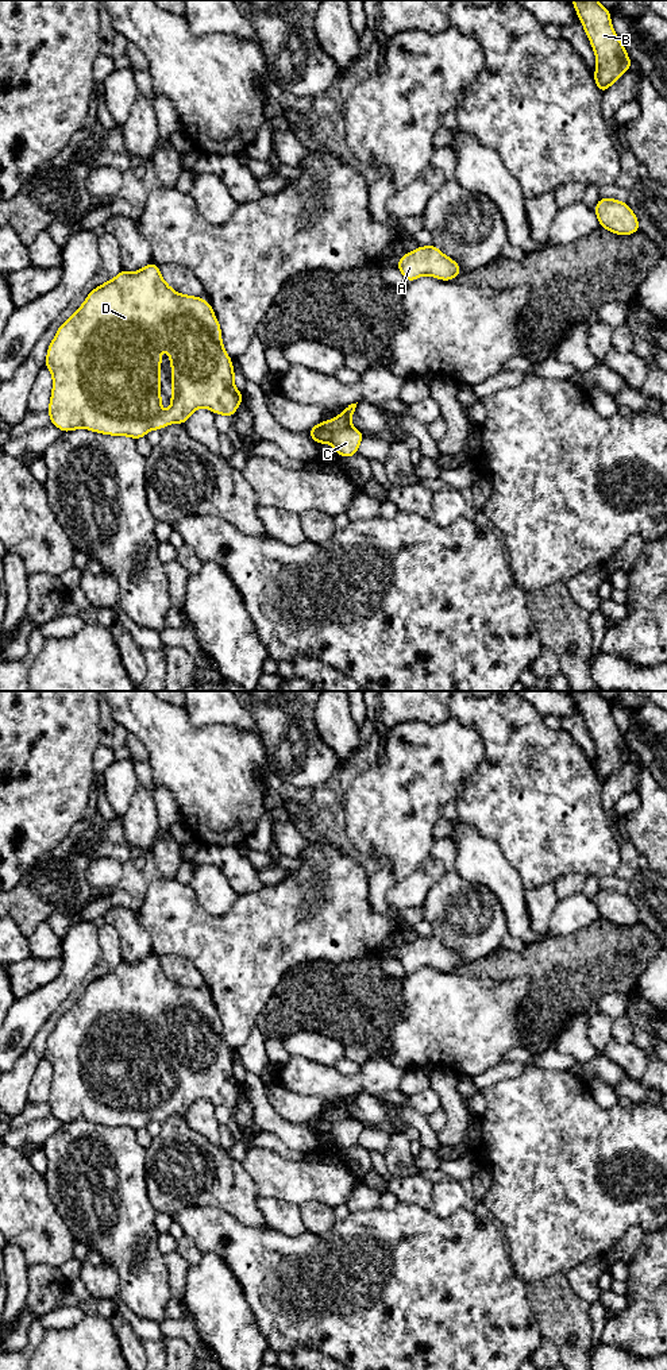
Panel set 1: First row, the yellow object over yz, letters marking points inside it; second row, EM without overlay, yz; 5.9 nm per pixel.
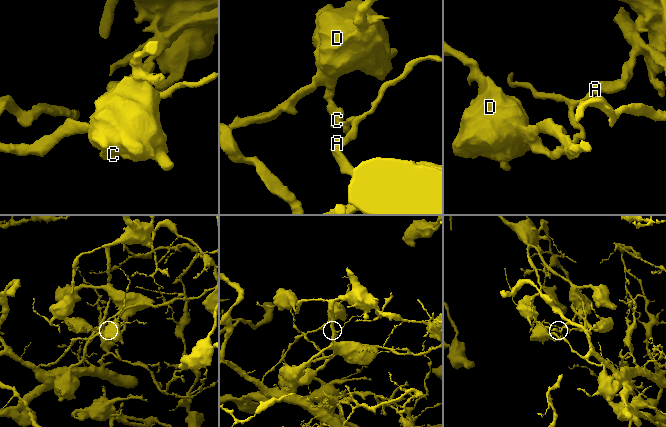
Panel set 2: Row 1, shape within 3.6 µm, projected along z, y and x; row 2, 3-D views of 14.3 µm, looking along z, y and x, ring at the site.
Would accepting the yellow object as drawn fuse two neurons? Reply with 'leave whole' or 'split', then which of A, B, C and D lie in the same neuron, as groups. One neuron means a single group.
split | A / B C D

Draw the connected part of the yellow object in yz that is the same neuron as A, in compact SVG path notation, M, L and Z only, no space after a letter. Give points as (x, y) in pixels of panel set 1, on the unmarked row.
M433 935L417 938L415 942L406 943L396 958L404 965L406 973L412 973L421 966L451 972L462 965L459 956Z

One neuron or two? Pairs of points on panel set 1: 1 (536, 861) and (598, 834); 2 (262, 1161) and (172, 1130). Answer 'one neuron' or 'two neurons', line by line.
1: one neuron
2: two neurons

